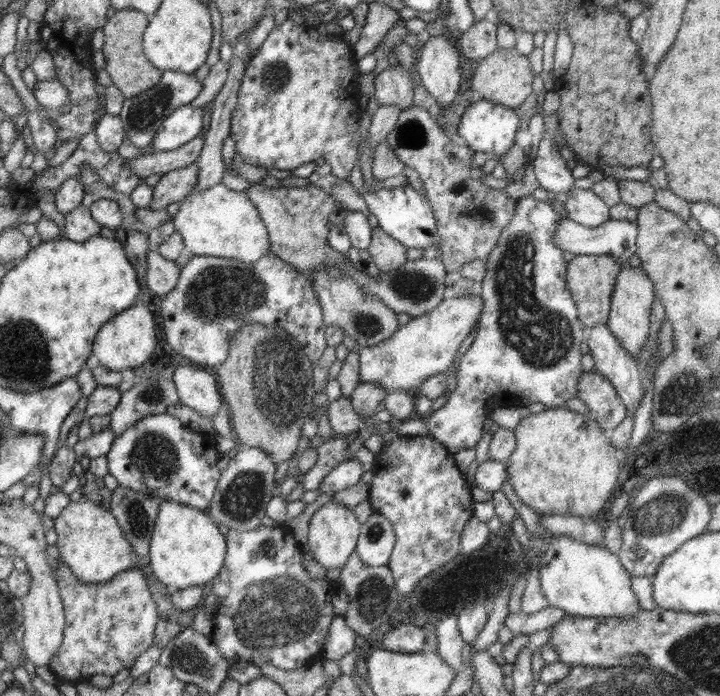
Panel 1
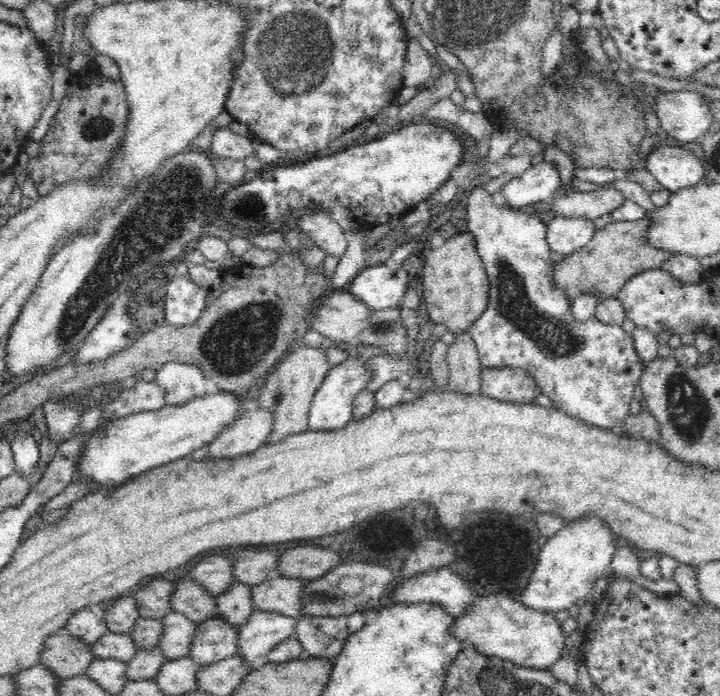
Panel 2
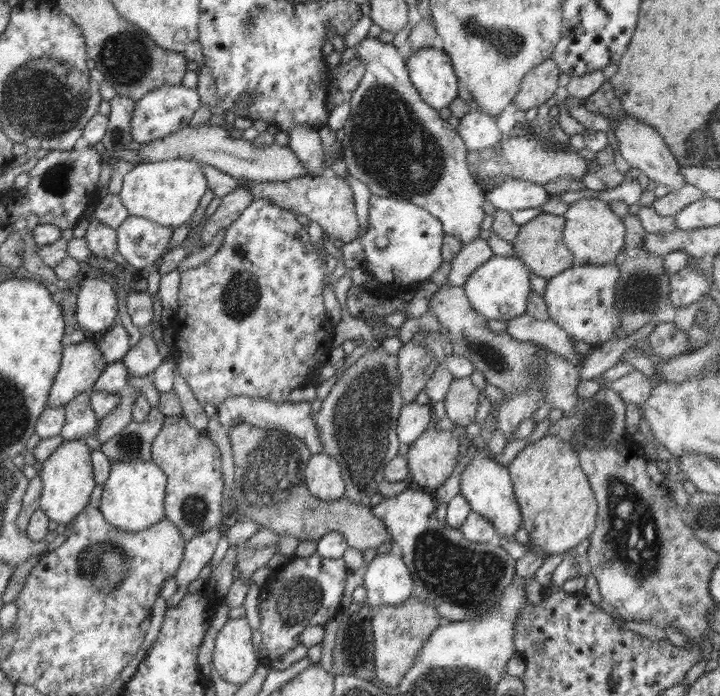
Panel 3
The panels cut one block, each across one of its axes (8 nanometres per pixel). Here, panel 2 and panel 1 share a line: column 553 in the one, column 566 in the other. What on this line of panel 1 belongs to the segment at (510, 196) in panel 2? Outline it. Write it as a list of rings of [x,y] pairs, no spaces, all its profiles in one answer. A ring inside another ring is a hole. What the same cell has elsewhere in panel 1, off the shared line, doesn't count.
[[[548,134],[540,140],[533,165],[534,176],[546,191],[556,192],[563,198],[575,187],[572,169],[568,168]]]

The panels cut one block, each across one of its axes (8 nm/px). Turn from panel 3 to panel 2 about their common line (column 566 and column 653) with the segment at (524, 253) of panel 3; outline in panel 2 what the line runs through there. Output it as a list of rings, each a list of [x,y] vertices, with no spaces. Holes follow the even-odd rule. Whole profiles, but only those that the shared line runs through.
[[[648,216],[638,220],[612,221],[598,229],[592,240],[578,251],[556,262],[553,268],[553,286],[564,290],[574,301],[581,295],[598,295],[600,299],[617,297],[618,291],[636,273],[660,269],[667,258],[676,252],[654,248],[647,241]]]

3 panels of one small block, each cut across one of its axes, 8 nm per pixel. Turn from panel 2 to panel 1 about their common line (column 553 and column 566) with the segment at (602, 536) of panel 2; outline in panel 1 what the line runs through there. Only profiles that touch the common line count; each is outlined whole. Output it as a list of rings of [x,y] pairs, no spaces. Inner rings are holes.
[[[553,535],[552,543],[544,546],[540,555],[539,581],[544,598],[550,606],[561,608],[567,614],[599,618],[634,618],[640,612],[640,600],[632,590],[632,576],[624,569],[619,555],[604,547],[580,543],[563,535]]]

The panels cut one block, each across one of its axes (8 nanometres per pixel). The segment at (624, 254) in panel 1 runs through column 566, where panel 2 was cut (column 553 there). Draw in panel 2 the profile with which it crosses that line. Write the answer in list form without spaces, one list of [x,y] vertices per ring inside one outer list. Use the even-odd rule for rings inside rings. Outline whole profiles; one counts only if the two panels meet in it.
[[[554,216],[547,223],[546,238],[552,252],[569,255],[586,246],[596,231],[594,222],[587,218]]]

